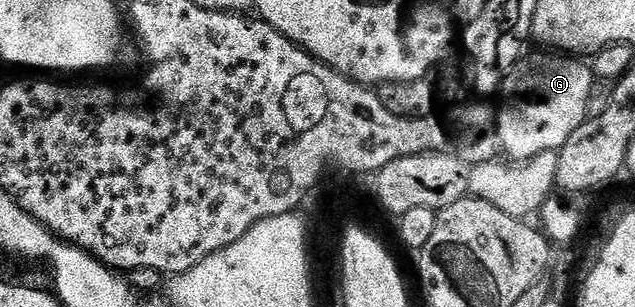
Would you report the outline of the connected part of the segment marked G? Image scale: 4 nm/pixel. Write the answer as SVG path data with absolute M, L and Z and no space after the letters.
M541 52L521 58L501 83L500 93L506 101L501 108L497 108L494 133L501 152L504 151L510 157L508 159L516 163L527 162L540 153L559 151L574 130L587 119L590 93L596 86L596 78L589 64L562 53Z

